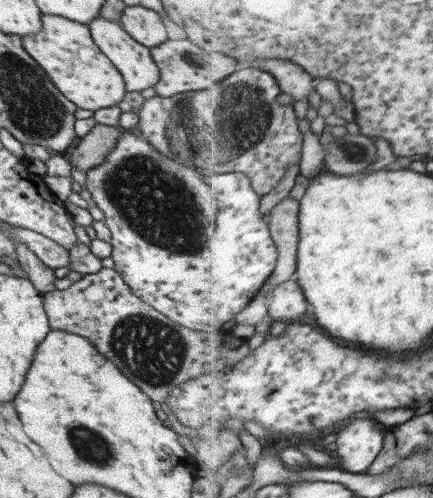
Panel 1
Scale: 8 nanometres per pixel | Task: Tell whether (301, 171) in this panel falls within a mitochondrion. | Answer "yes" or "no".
no

